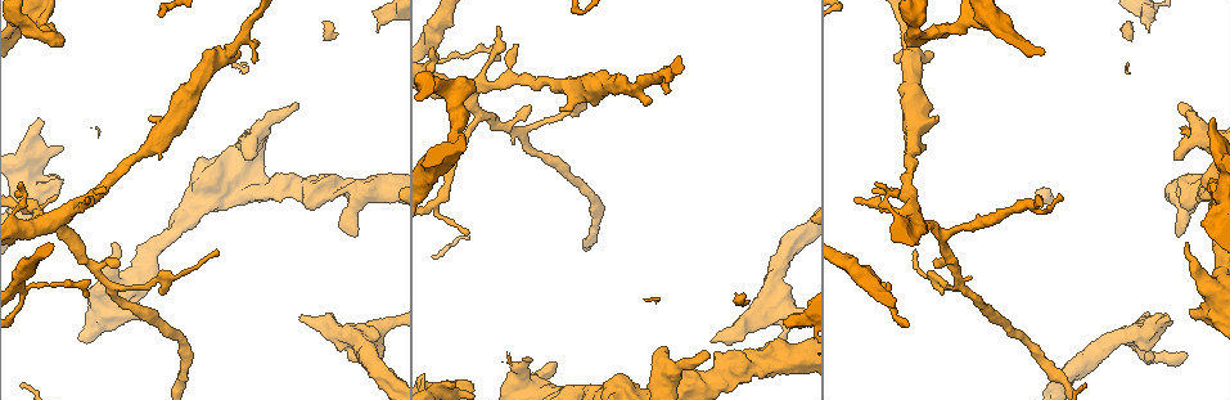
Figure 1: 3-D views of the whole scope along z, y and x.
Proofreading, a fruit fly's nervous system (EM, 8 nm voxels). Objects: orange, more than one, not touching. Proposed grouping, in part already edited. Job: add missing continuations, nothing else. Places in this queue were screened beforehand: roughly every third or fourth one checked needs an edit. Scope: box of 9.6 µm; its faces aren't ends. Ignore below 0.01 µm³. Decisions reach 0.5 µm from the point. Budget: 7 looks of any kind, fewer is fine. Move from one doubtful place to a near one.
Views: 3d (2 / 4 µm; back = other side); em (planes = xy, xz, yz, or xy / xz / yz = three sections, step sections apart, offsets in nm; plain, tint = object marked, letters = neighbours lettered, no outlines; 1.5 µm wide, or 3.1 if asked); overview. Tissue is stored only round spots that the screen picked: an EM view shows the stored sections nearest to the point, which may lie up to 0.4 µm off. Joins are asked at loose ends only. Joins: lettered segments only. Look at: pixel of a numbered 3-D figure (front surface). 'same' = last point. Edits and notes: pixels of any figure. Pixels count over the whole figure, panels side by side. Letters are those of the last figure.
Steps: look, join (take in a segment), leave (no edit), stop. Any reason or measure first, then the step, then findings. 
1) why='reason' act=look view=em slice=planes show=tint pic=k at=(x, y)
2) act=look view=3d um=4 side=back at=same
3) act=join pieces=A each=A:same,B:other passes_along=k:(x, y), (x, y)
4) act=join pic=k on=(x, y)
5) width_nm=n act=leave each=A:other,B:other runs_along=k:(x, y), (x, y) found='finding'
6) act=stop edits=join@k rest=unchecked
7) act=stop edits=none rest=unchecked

why='an open end' act=look view=3d um=4 side=back pic=1 at=(525, 359)

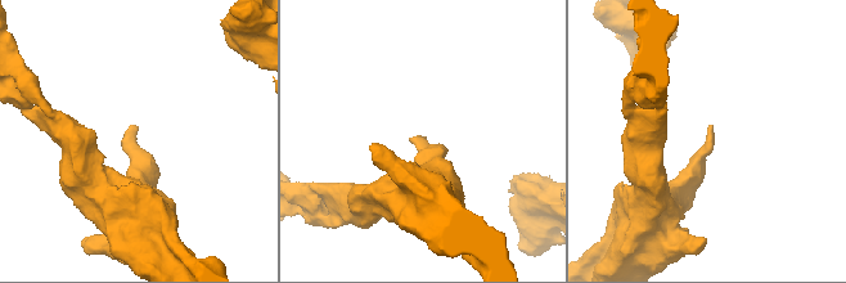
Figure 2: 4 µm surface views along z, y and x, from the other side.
act=look view=em slice=xy step=8 show=letters pic=2 at=(134, 127)

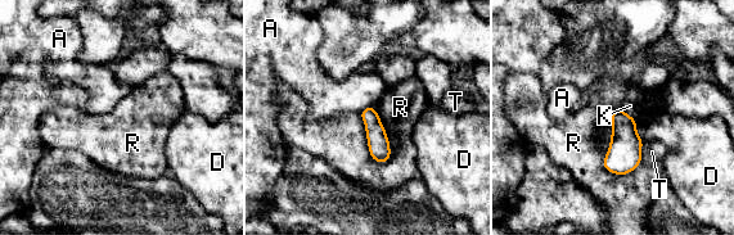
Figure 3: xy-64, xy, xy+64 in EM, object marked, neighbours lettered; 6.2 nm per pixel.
width_nm=130 act=leave each=A:other,D:other,K:other,R:other,T:other border=3:(372, 104), (359, 112) found='no lettered segment goes on from it'

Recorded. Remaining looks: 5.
why='stops while still wide' act=look view=em slice=xy step=8 show=letters pic=1 at=(651, 100)

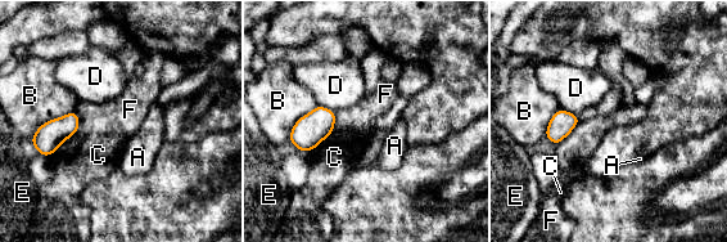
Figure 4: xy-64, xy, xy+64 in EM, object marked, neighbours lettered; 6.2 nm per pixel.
act=leave each=A:other,B:other,C:other,D:other,E:other,F:other border=4:(335, 112), (334, 129), (312, 151) found='none of them fits'

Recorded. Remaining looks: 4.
why='an open end' act=look view=3d um=4 pic=1 at=(1187, 352)

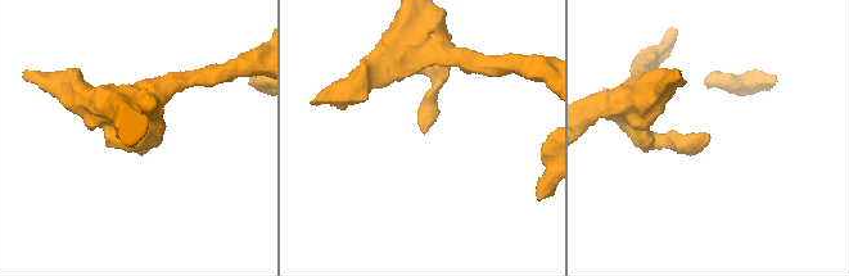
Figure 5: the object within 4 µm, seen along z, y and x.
act=look view=em slice=xy step=8 show=tint pic=5 at=(706, 137)

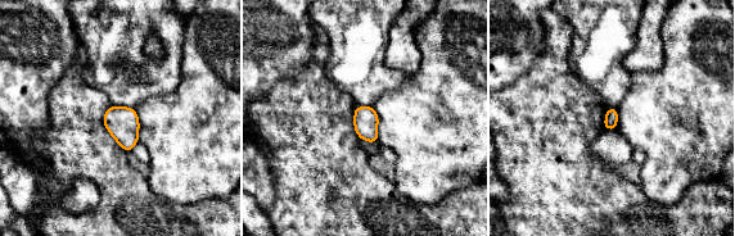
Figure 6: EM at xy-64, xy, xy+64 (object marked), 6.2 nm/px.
act=look view=em slice=xy step=8 show=letters at=same

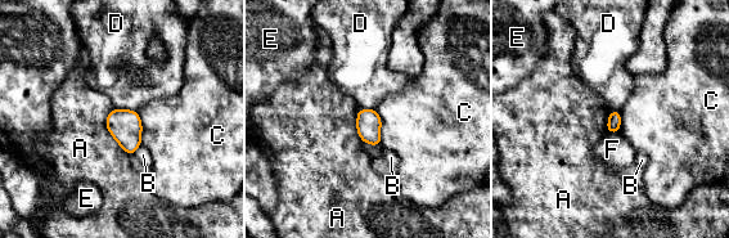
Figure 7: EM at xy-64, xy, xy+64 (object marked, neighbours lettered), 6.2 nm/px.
longest_contact=A:320nm act=leave each=A:other,B:other,C:other,D:other,E:other,F:other found='none of them fits'

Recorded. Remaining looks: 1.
act=stop edits=none rest=unchecked

